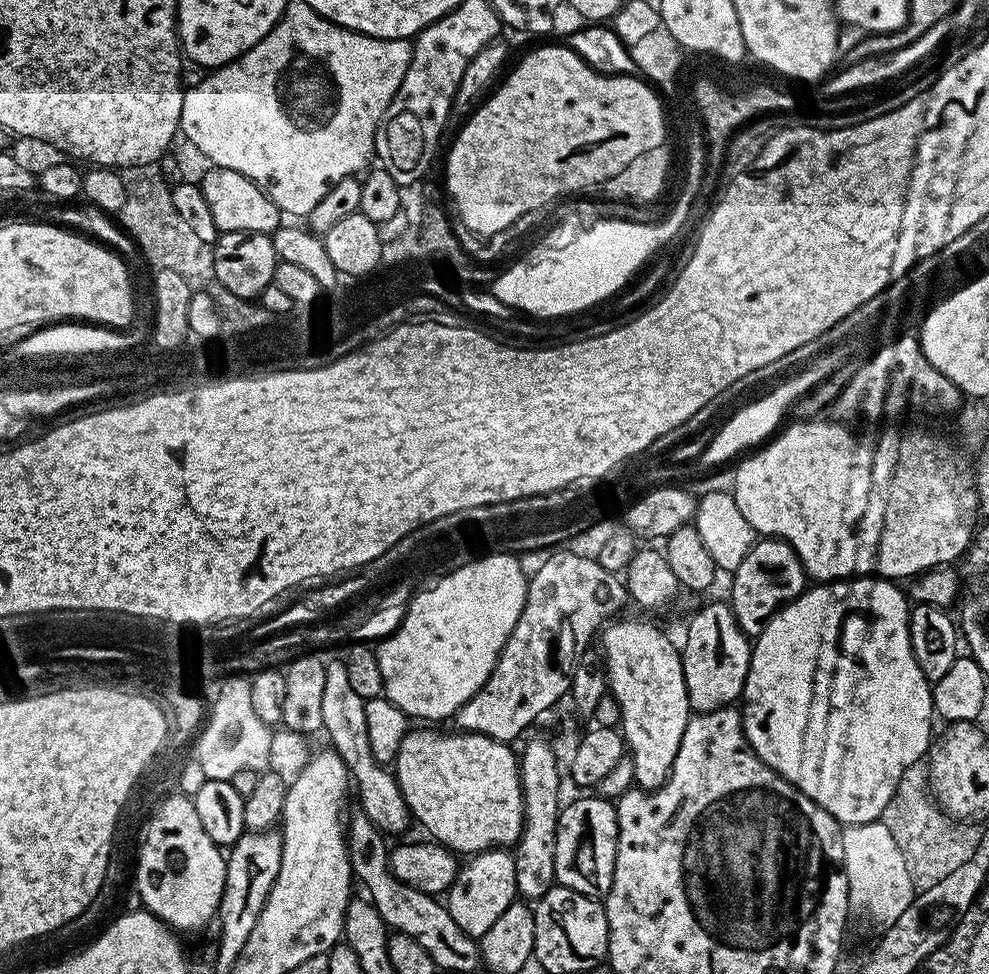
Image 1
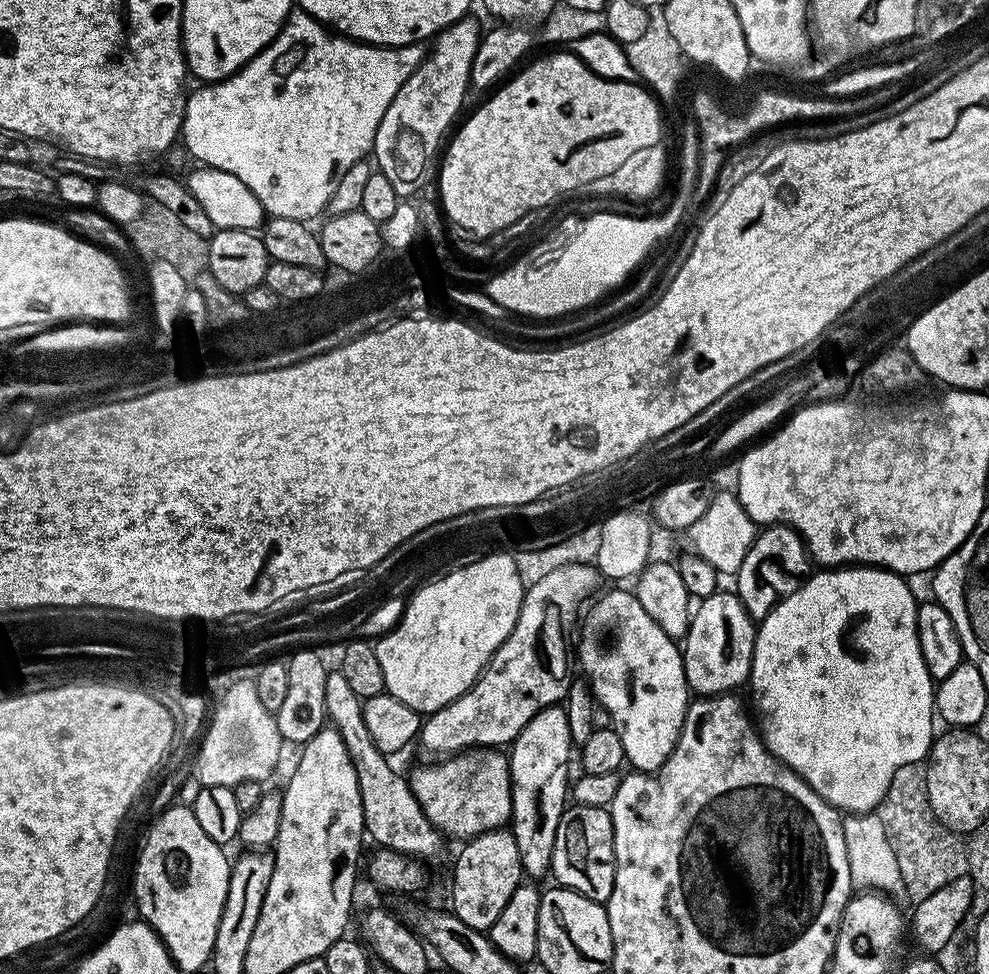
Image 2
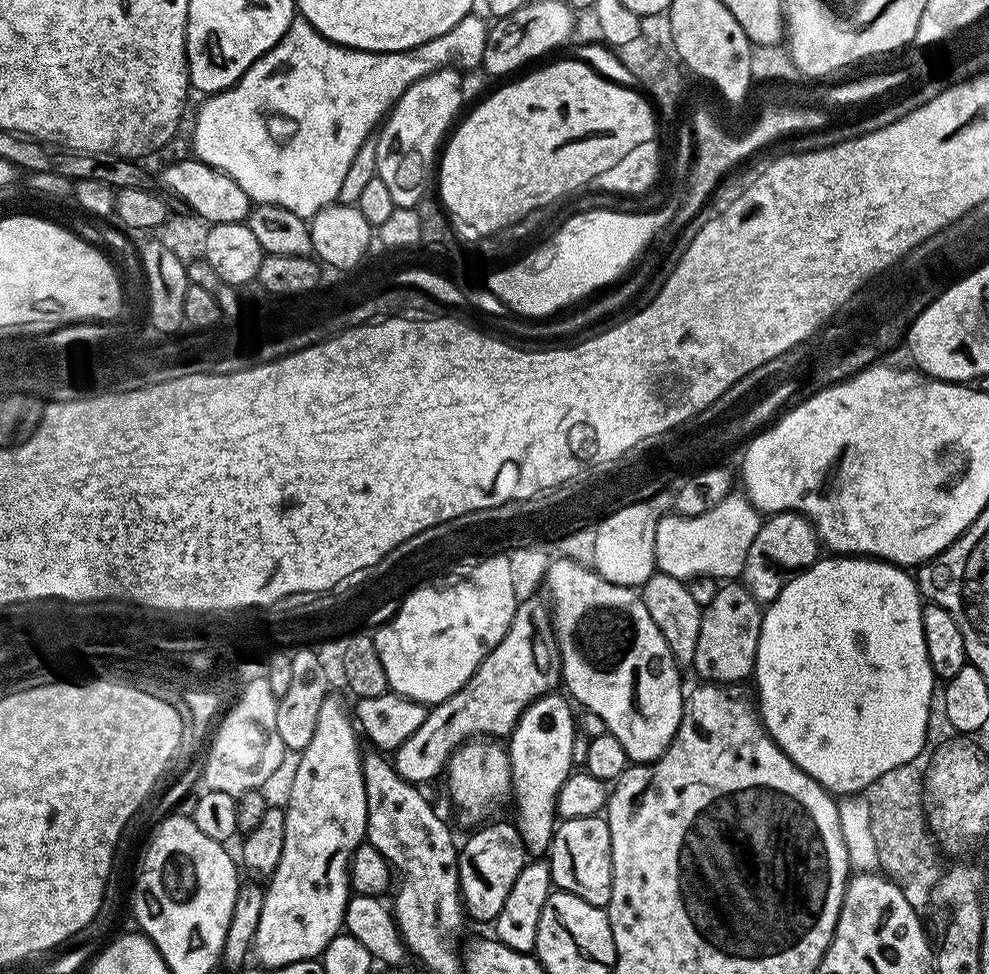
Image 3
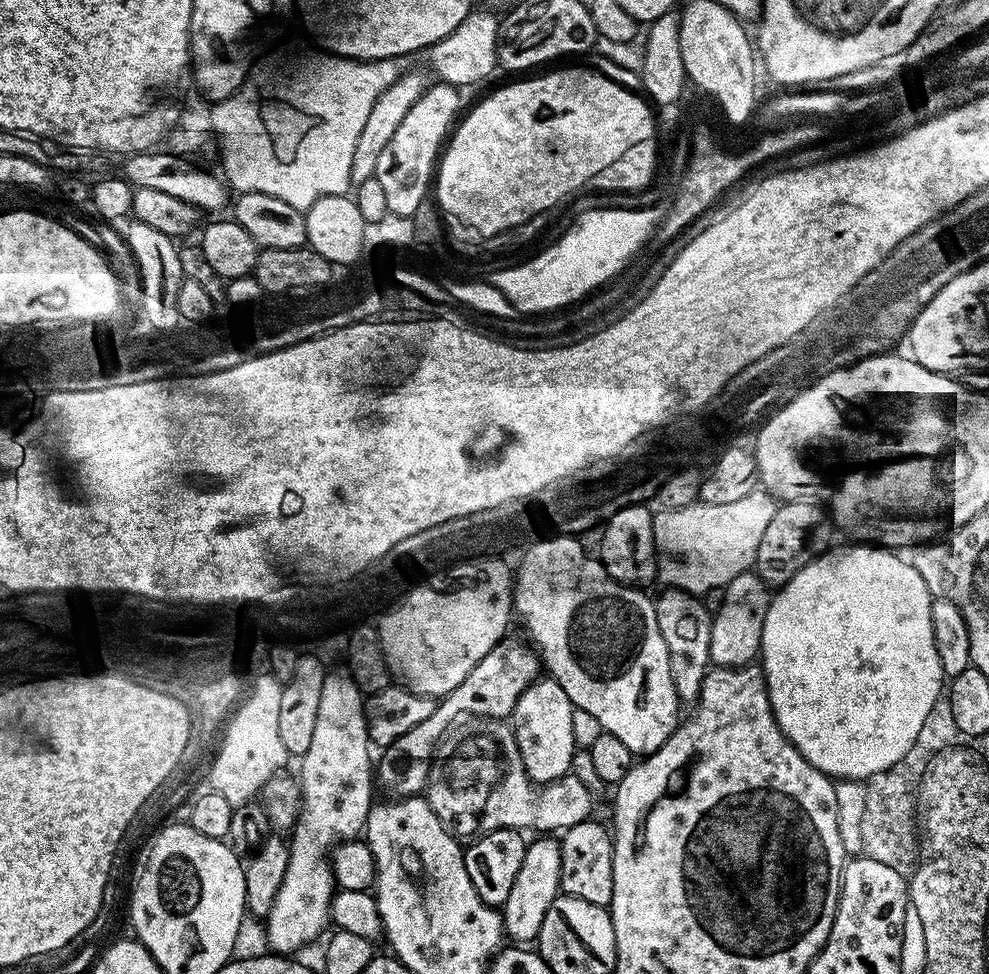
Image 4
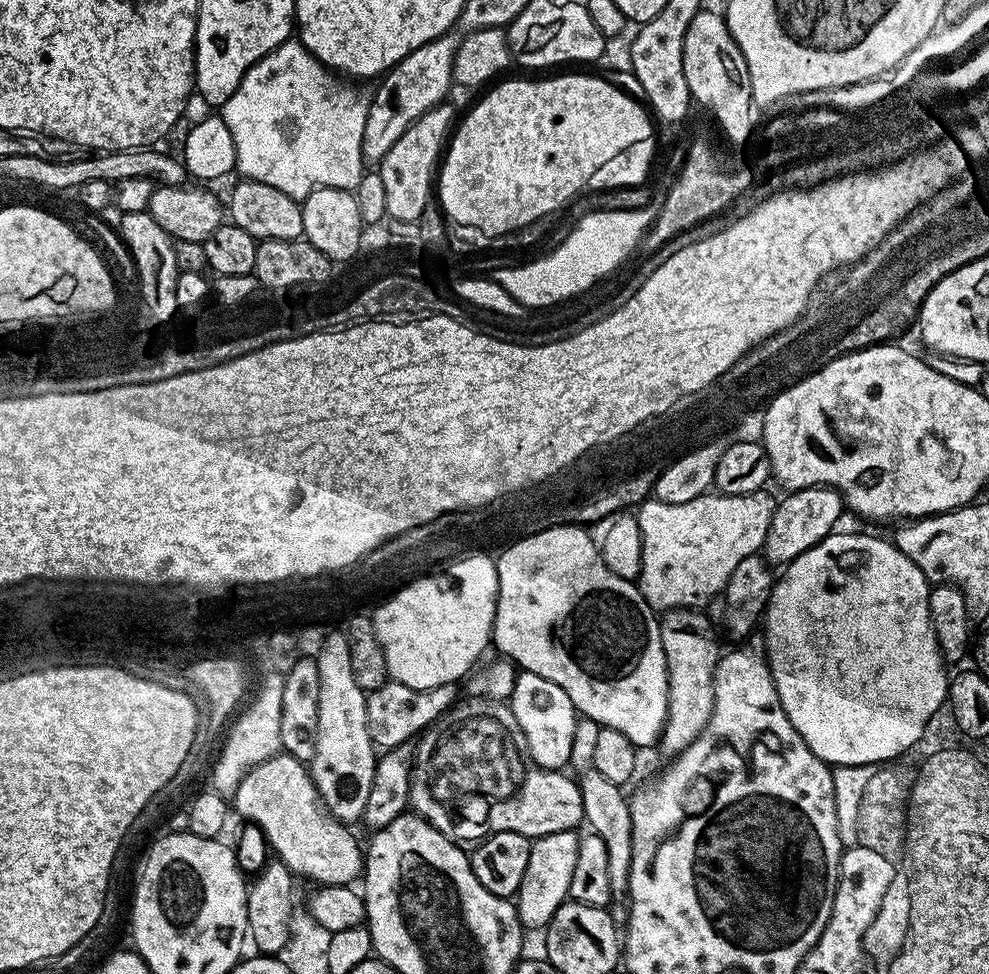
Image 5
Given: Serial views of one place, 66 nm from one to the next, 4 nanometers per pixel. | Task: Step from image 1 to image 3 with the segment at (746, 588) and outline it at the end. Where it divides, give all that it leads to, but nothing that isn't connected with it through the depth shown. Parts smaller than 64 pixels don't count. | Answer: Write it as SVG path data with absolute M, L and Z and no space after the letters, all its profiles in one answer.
M774 512L761 523L754 542L750 542L750 554L744 563L742 582L759 600L767 606L782 594L788 581L798 572L821 559L822 545L816 529L800 512Z

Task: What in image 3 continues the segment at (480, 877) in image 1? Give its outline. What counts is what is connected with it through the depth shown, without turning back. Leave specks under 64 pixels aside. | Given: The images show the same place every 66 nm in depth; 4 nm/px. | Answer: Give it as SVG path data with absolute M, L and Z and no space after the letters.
M485 823L477 827L471 833L472 836L465 844L461 843L458 848L458 859L460 861L460 895L464 898L464 906L469 917L476 920L495 921L496 915L506 906L506 897L510 894L510 889L514 886L514 881L518 879L518 874L523 870L526 863L526 853L524 843L520 837L520 832L516 829L515 823L492 824Z

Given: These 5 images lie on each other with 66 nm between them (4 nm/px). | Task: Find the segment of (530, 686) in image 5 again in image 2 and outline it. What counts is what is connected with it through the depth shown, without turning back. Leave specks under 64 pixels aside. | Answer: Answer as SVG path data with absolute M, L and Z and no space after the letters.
M553 706L534 714L530 722L518 734L518 738L510 745L508 769L512 775L512 818L510 830L514 834L514 842L518 842L518 858L524 867L524 876L529 881L540 882L552 871L554 858L554 838L558 838L558 822L562 822L562 814L570 800L570 779L568 780L568 759L574 756L574 745L570 738L570 722L566 722L563 707Z

